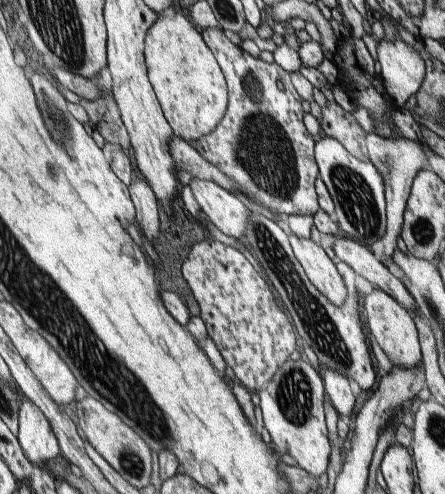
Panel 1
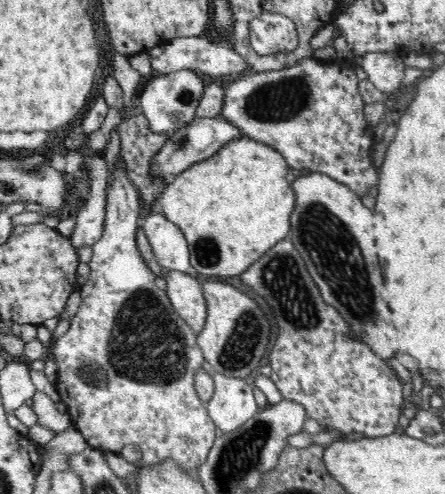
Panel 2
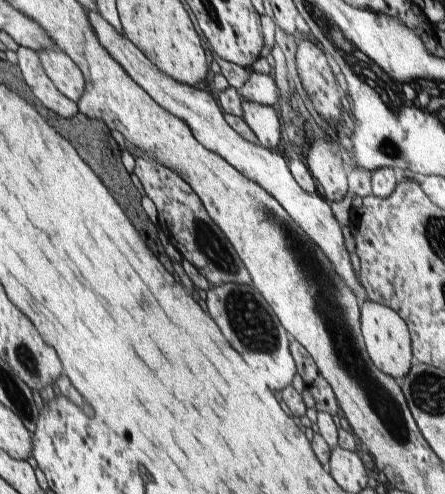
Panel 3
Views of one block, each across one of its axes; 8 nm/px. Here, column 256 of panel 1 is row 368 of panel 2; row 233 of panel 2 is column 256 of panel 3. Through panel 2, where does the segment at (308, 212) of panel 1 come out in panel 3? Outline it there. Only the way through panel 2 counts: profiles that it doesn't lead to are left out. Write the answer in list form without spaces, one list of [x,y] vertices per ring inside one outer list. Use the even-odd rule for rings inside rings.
[[[241,98],[241,110],[243,110],[243,120],[255,132],[259,146],[267,150],[275,150],[275,146],[279,146],[277,144],[279,142],[279,120],[273,112],[273,106],[259,106],[255,102]]]

